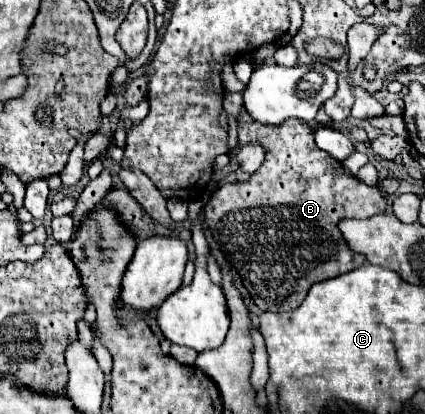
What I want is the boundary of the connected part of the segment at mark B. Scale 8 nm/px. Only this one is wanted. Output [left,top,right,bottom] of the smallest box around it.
[204,119,386,311]

